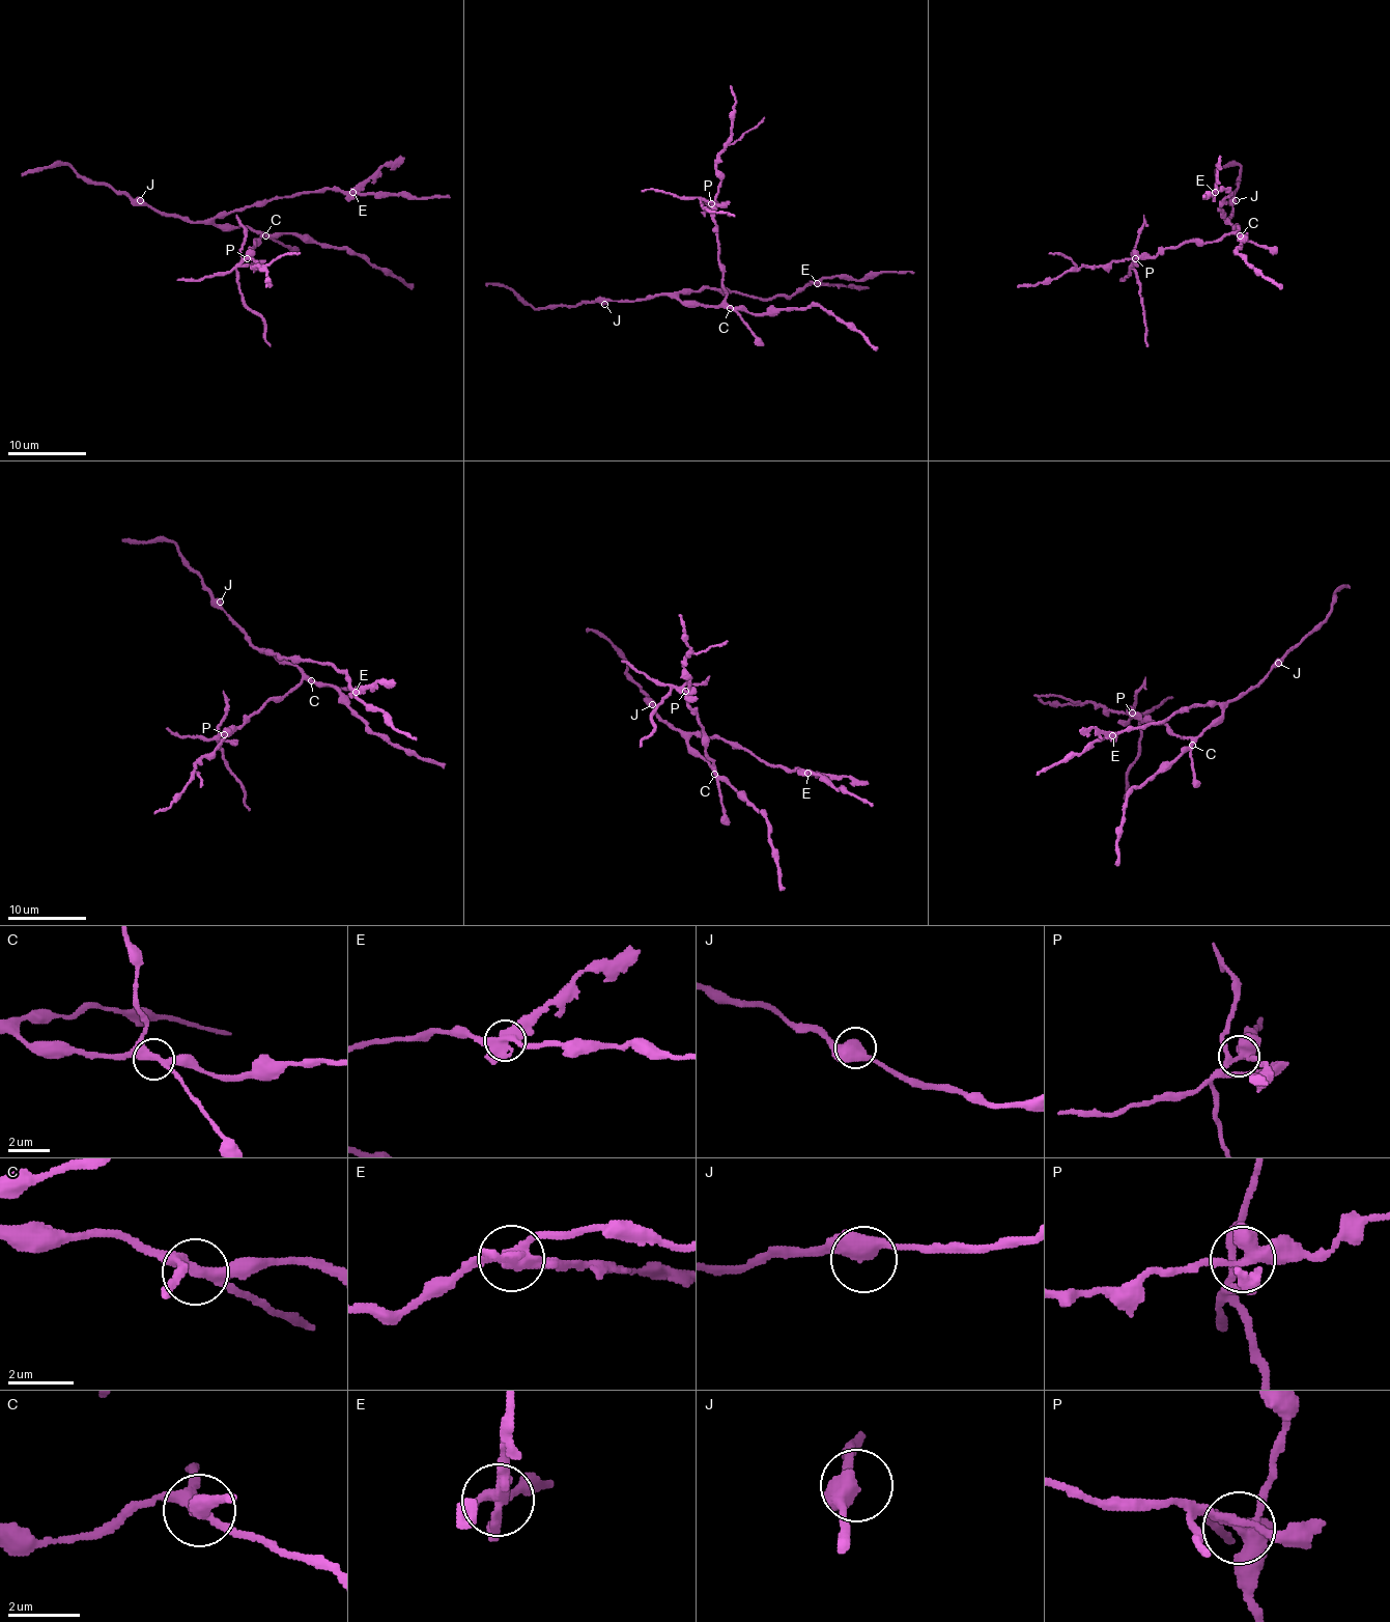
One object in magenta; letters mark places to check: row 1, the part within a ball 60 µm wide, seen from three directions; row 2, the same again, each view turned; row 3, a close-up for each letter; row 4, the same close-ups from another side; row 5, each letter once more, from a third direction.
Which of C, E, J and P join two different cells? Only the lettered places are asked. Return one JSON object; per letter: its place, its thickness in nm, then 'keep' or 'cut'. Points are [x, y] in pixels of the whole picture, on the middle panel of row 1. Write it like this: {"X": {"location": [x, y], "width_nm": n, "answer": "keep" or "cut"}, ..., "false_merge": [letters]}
{"C": {"location": [730, 308], "width_nm": 300, "answer": "keep"}, "E": {"location": [817, 283], "width_nm": 360, "answer": "cut"}, "J": {"location": [604, 304], "width_nm": 400, "answer": "keep"}, "P": {"location": [711, 203], "width_nm": 380, "answer": "cut"}, "false_merge": ["E", "P"]}

